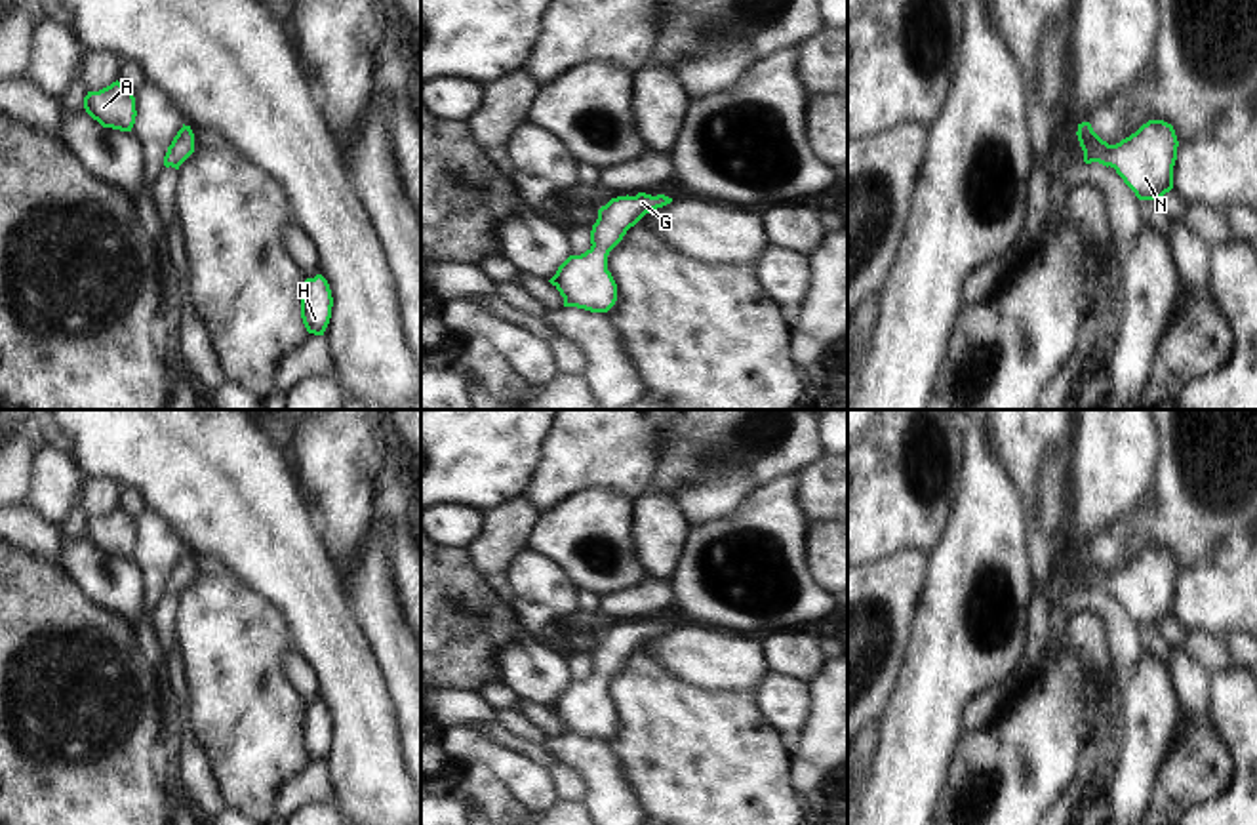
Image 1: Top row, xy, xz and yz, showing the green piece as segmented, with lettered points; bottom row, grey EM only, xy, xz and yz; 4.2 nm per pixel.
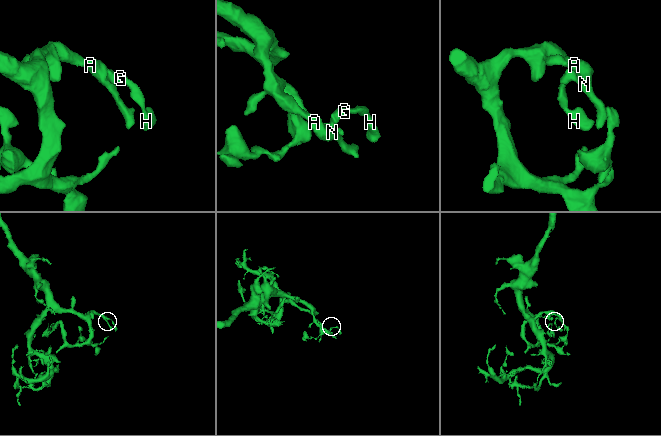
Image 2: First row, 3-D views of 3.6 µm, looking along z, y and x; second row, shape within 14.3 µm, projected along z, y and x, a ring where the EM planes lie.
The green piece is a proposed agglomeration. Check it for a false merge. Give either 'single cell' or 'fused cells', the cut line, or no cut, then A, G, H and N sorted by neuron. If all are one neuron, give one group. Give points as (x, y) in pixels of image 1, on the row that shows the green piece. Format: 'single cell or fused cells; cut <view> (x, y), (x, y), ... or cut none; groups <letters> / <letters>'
single cell; cut none; groups A G H N

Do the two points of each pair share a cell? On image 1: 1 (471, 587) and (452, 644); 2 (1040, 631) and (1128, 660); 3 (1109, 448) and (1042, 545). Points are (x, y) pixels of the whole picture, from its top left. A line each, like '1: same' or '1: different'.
1: same
2: different
3: different

